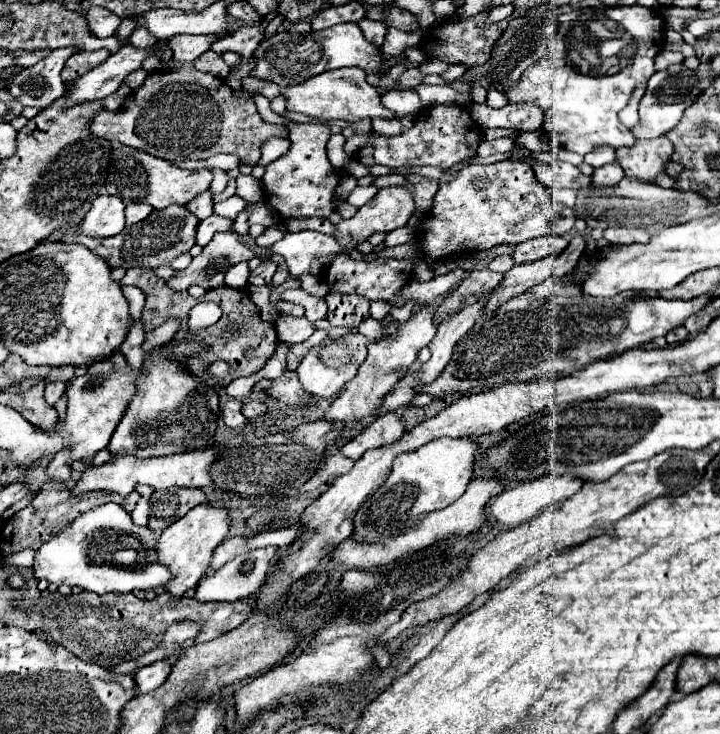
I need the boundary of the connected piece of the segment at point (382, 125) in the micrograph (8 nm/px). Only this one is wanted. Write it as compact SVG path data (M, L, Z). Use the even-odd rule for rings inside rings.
M401 118L375 119L372 121L372 129L384 136L393 136L402 132Z

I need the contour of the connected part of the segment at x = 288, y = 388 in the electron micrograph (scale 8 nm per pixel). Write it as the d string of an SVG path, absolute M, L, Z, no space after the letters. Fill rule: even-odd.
M287 371L283 377L275 379L273 385L269 387L269 391L277 401L281 401L285 405L299 405L301 407L311 399L305 391L301 391L301 383L299 383L295 371Z

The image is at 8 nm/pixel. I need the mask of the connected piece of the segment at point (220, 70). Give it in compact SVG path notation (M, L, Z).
M205 51L205 53L195 61L195 69L203 71L203 73L211 73L211 75L221 77L221 79L225 79L225 77L229 75L229 71L231 71L231 67L227 67L227 65L223 63L221 55L217 55L217 53L213 53L213 51Z

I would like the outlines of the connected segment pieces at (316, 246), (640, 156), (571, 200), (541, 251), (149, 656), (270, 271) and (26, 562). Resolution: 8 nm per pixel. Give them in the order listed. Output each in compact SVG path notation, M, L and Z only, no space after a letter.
M319 231L287 233L281 241L277 241L269 249L271 249L271 253L281 255L285 259L289 275L293 279L299 279L301 275L307 275L313 259L329 257L329 255L335 255L335 253L347 253L353 260L365 259L367 257L367 255L359 253L357 249L349 251L347 247L341 247L335 237L323 235Z
M663 135L657 139L637 141L633 147L621 147L615 153L627 177L635 177L643 183L655 183L655 179L665 173L665 165L671 161L673 145Z
M561 189L561 191L553 193L553 203L555 205L575 207L575 199L577 199L577 191L575 189Z
M543 235L537 239L529 239L525 243L515 245L513 249L513 259L515 263L531 263L549 255L561 253L569 245L569 239L561 235Z
M189 621L173 623L173 625L167 629L163 641L157 645L157 649L145 653L145 655L137 661L137 667L151 665L151 663L155 663L155 661L161 661L161 659L171 657L171 655L179 649L179 645L181 645L185 639L195 637L197 631L199 631L199 623L189 623Z
M263 261L251 275L249 275L249 283L251 285L267 285L271 281L271 277L275 275L277 265L271 261Z
M23 549L23 551L19 551L19 553L13 553L13 555L7 557L7 559L1 559L1 563L31 567L31 565L33 565L33 559L35 559L35 551L33 551L33 549Z

